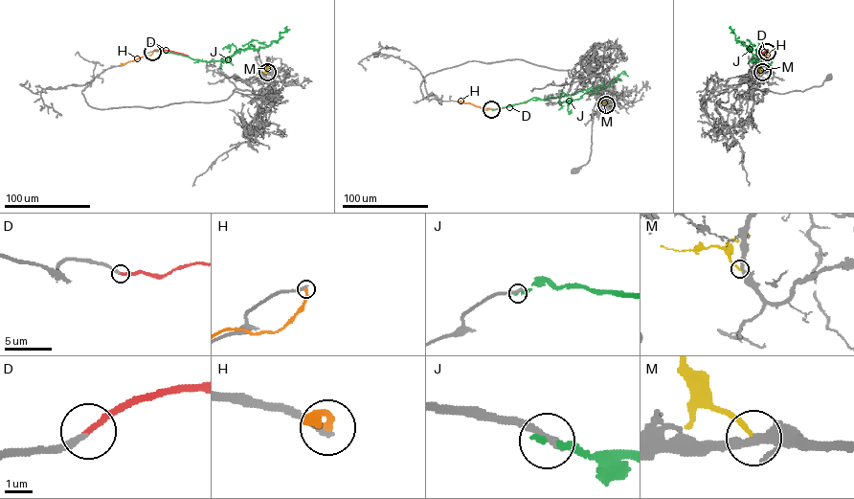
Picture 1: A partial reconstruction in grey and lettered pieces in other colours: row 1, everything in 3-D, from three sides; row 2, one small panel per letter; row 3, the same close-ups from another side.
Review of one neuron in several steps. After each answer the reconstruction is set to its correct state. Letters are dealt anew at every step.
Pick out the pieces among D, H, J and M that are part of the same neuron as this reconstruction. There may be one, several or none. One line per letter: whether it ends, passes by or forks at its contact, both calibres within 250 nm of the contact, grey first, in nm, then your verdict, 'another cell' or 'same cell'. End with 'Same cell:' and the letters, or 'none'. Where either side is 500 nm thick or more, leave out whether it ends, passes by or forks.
D: it ends | 240/220 nm | same cell
H: it ends | 280/240 nm | another cell
J: it ends | 320/280 nm | another cell
M: it ends | 360/200 nm | another cell
Same cell: D

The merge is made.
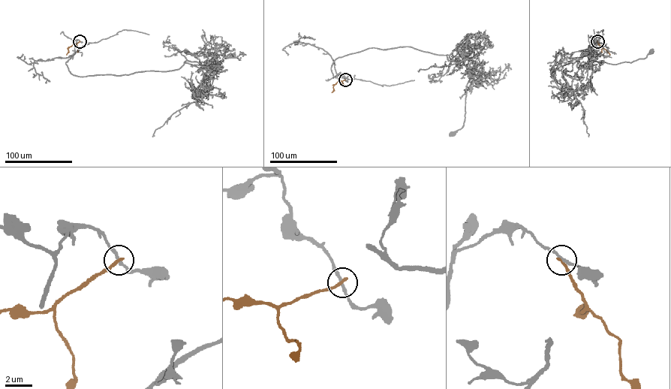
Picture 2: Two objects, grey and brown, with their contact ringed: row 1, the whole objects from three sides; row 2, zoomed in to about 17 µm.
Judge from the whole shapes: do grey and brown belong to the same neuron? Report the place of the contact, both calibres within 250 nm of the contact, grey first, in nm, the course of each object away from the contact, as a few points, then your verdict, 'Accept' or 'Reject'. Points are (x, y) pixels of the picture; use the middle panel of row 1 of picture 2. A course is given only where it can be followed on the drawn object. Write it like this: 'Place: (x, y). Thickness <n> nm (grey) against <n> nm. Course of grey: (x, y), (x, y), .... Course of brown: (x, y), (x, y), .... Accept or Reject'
Place: (345, 79). Thickness 200 nm (grey) against 220 nm. Course of grey: (345, 79), (333, 76), (333, 61), (369, 48), (470, 59), (464, 125), (452, 134). Course of brown: (345, 79), (337, 82), (332, 92). Reject

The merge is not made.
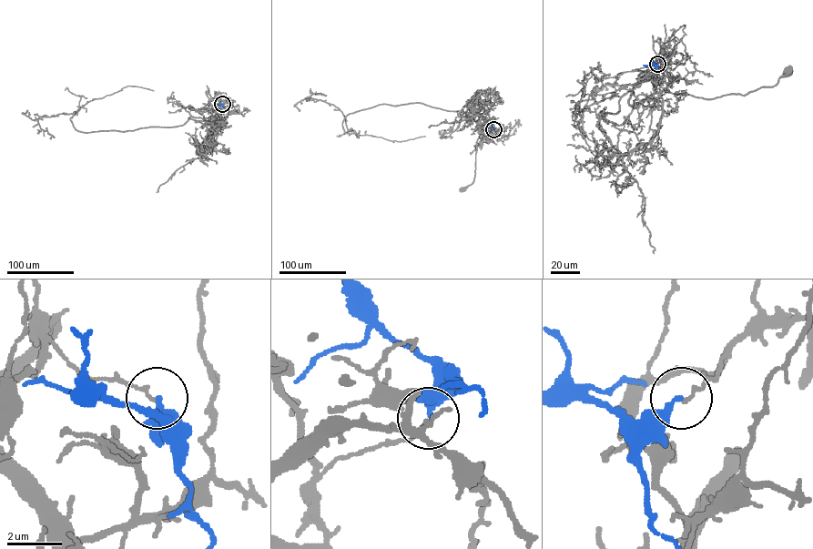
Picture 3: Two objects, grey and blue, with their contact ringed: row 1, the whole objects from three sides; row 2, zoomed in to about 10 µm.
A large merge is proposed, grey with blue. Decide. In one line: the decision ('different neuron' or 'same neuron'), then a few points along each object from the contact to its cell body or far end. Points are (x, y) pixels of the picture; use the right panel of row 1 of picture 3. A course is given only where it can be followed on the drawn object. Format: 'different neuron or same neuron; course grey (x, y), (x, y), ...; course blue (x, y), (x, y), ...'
different neuron; course grey (657, 64), (664, 59), (655, 92), (706, 98), (773, 86), (787, 74); course blue (657, 64), (643, 65)

